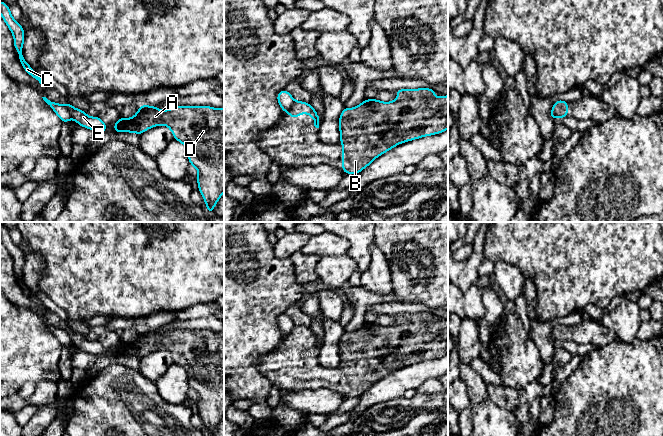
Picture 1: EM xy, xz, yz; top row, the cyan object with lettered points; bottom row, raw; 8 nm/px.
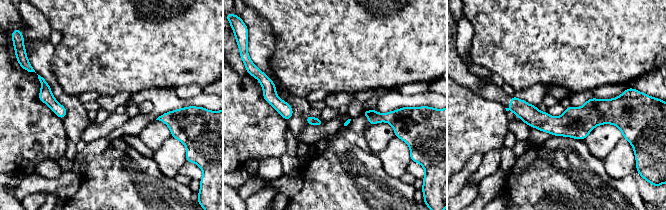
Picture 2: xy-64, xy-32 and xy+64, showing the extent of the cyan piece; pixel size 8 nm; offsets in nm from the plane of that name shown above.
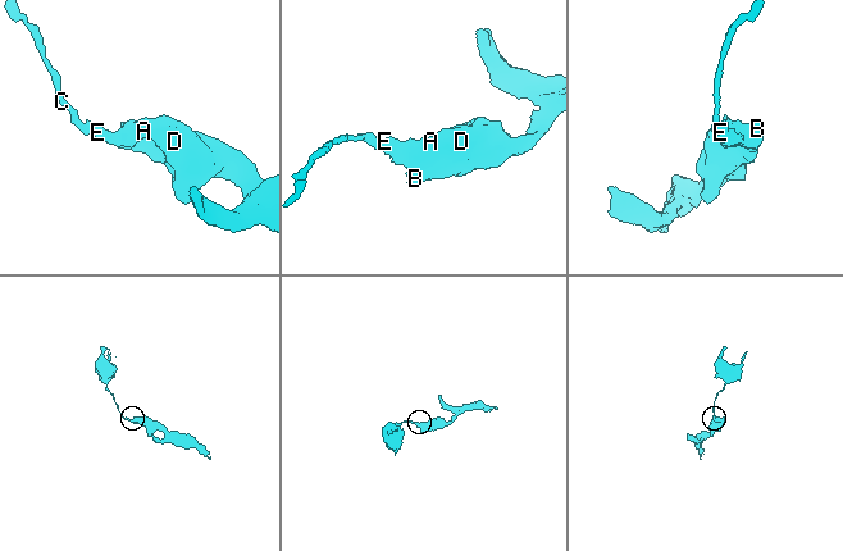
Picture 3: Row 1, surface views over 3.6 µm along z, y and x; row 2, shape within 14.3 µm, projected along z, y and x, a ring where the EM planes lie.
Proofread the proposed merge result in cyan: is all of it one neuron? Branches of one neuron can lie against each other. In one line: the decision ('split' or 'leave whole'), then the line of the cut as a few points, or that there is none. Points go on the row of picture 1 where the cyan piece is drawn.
split; cut xy (64, 104), (71, 117)

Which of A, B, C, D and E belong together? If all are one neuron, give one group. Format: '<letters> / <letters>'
A B D E / C

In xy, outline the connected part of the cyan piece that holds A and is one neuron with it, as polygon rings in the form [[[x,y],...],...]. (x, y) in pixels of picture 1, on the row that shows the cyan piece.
[[[140,105],[132,118],[121,117],[114,132],[141,135],[146,130],[166,125],[175,140],[187,149],[188,160],[198,171],[198,189],[213,214],[224,192],[224,108],[210,106],[174,106],[160,110]]]

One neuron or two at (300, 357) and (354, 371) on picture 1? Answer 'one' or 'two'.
one

